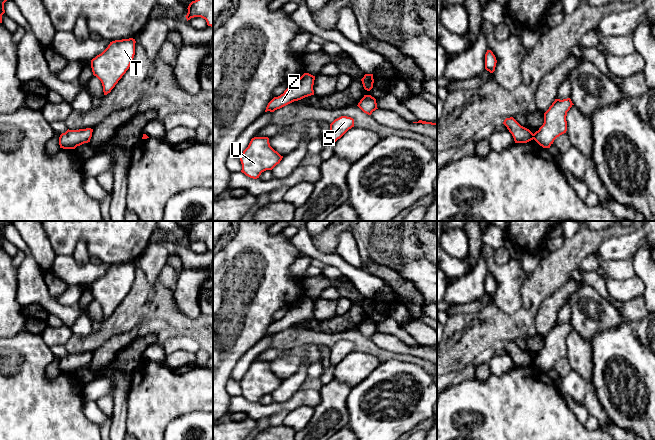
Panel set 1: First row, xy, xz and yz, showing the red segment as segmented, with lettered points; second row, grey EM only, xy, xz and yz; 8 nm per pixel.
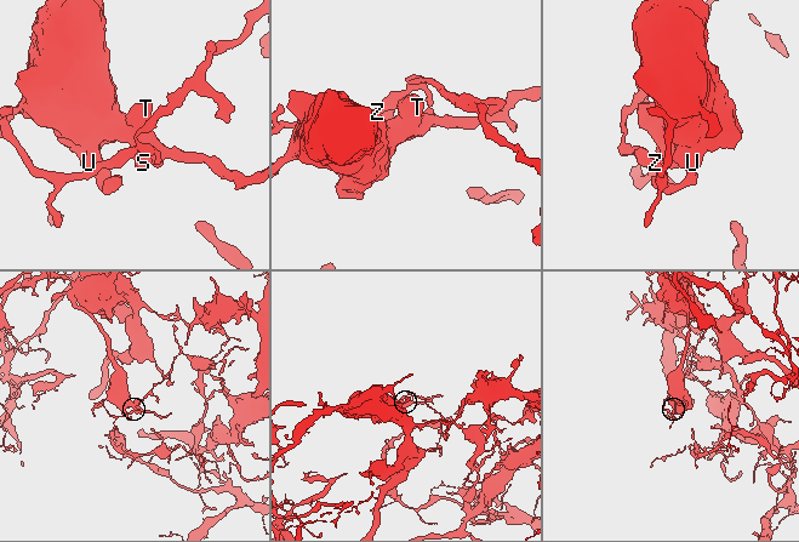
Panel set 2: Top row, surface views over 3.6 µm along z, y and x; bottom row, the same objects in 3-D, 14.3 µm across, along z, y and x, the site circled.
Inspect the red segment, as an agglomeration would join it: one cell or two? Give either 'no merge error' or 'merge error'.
merge error

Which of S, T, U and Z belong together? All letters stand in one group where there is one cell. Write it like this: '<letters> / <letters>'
S T U / Z

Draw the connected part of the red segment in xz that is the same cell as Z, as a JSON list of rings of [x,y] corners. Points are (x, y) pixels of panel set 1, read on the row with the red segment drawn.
[[[304,73],[297,81],[289,84],[288,88],[278,97],[274,97],[267,105],[265,112],[274,112],[294,101],[314,95],[313,85],[315,76]]]

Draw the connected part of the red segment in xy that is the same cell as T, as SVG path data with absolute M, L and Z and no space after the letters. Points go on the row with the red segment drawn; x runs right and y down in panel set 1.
M133 38L112 41L101 54L91 60L93 75L101 81L104 95L111 92L129 69L135 55L135 43Z

